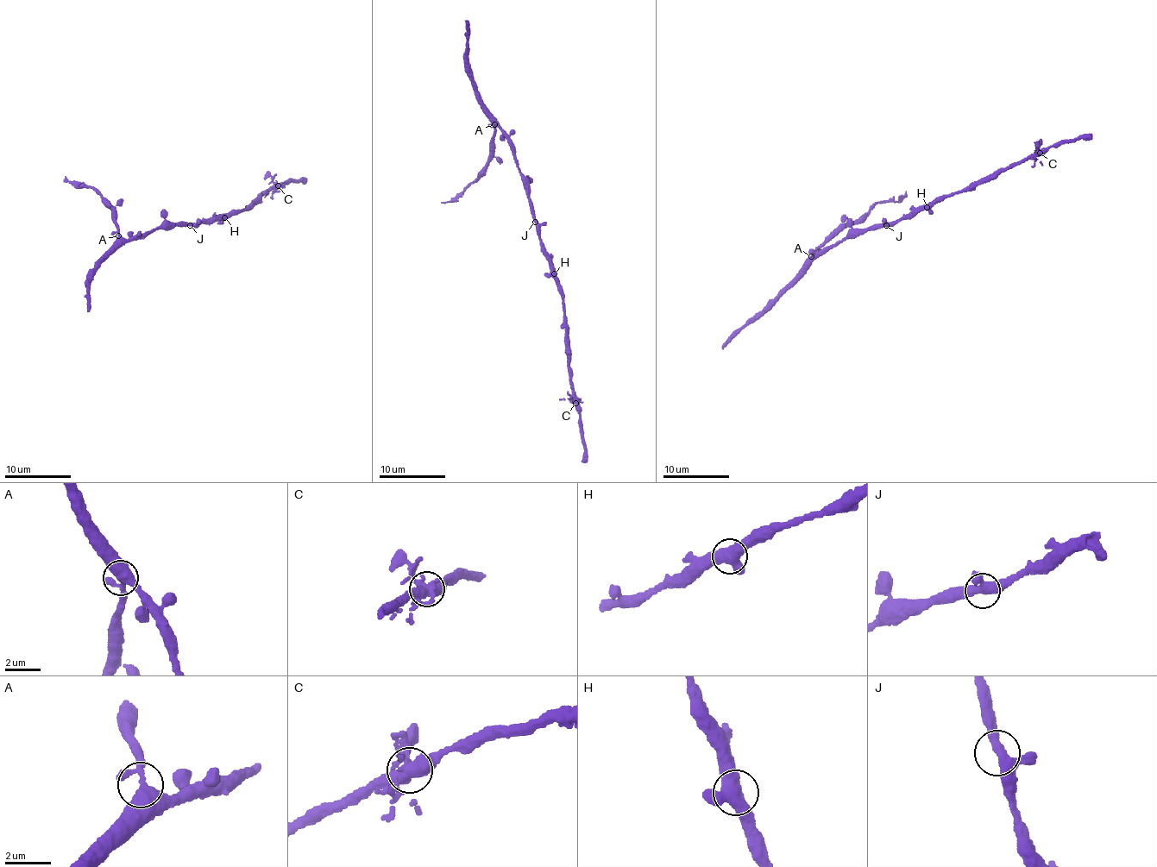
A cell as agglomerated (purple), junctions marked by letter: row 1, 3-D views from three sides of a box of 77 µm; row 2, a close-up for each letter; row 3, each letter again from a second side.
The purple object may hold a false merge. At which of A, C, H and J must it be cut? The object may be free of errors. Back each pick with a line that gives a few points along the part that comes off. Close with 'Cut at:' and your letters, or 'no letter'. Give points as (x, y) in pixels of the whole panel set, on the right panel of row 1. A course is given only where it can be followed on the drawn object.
Cut at: no letter

